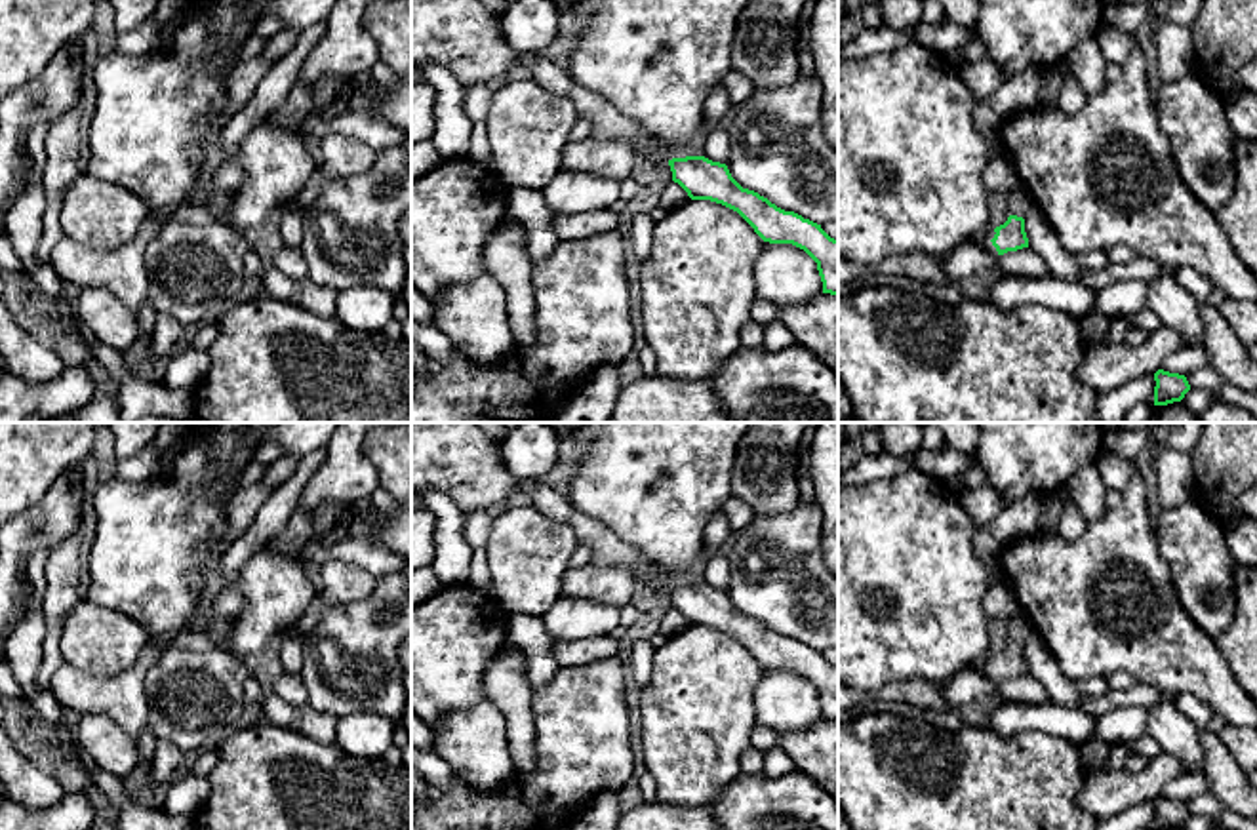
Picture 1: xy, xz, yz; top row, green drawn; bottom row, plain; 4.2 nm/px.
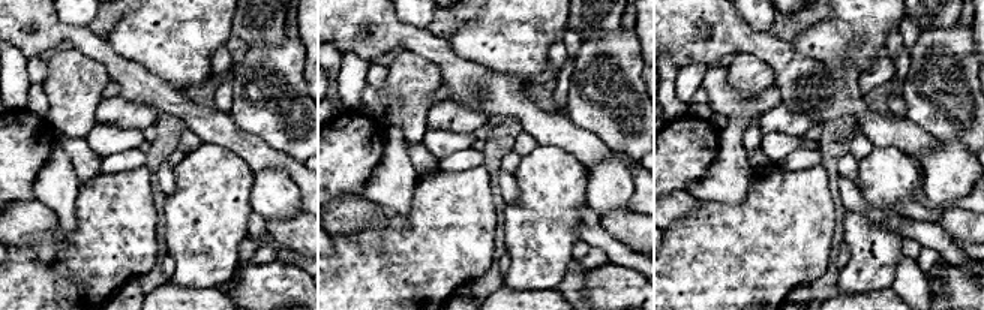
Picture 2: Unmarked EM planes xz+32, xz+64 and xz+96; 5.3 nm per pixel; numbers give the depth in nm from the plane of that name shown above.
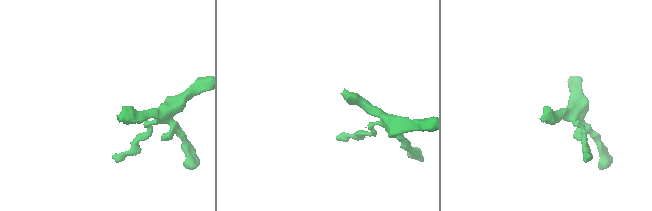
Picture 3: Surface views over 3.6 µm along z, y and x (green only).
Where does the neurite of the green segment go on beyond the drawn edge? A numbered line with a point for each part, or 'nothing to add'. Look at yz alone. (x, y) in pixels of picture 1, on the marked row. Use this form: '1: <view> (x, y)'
1: yz (981, 242)

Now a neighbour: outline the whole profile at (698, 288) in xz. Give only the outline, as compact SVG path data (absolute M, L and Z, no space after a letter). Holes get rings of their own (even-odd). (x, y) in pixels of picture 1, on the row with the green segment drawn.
M688 200L653 225L649 257L640 267L640 299L646 345L667 379L705 381L741 345L739 333L752 320L754 265L764 240L733 209L710 200Z

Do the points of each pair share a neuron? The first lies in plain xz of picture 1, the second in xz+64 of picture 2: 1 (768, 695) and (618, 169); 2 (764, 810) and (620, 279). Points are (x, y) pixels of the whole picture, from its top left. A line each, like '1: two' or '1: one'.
1: one
2: one

